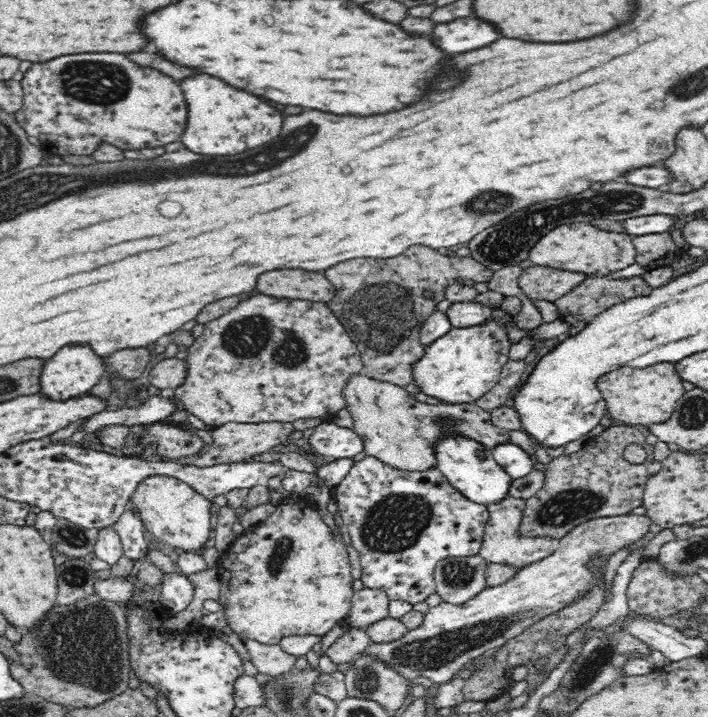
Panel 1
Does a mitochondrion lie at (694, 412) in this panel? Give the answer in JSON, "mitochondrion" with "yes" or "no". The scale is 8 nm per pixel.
{"mitochondrion":"yes"}

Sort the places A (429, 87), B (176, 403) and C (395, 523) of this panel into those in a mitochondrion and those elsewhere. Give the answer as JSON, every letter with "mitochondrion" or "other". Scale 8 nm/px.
{"A":"other","B":"other","C":"mitochondrion"}

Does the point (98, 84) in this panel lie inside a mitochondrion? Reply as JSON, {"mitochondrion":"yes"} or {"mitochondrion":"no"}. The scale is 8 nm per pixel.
{"mitochondrion":"yes"}

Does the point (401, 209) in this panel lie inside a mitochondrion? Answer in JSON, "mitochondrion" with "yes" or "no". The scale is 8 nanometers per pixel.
{"mitochondrion":"no"}

